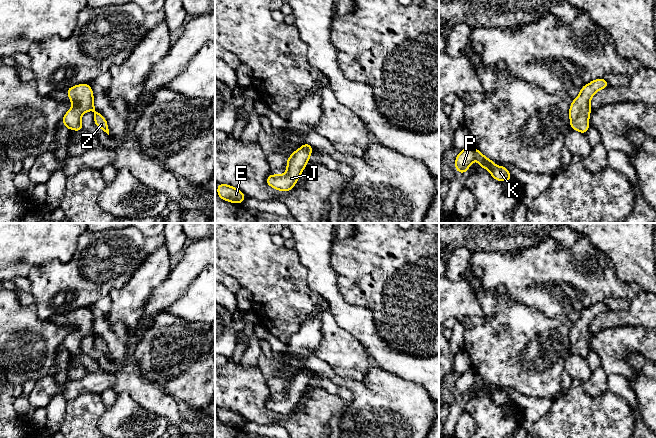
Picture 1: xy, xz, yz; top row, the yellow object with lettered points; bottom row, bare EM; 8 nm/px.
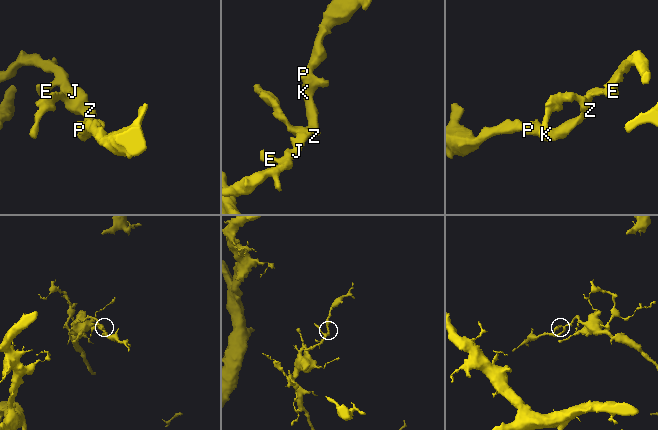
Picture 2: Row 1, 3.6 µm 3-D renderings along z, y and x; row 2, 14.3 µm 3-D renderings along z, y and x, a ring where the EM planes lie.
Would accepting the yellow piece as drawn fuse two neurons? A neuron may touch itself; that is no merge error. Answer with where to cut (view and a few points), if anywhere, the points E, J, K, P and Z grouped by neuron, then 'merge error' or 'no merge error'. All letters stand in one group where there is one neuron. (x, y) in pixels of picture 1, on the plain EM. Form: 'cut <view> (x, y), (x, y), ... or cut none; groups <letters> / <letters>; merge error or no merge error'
cut none; groups E J K P Z; no merge error

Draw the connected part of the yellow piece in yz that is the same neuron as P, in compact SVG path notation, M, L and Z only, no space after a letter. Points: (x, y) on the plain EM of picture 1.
M469 370L459 376L455 383L455 393L458 397L464 398L470 392L471 386L475 384L480 386L479 393L486 392L496 405L507 405L513 403L507 392L504 390L494 389L493 384L485 381L474 370Z

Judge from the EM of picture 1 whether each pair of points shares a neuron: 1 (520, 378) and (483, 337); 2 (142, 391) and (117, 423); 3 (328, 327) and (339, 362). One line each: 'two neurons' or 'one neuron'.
1: one neuron
2: two neurons
3: one neuron

